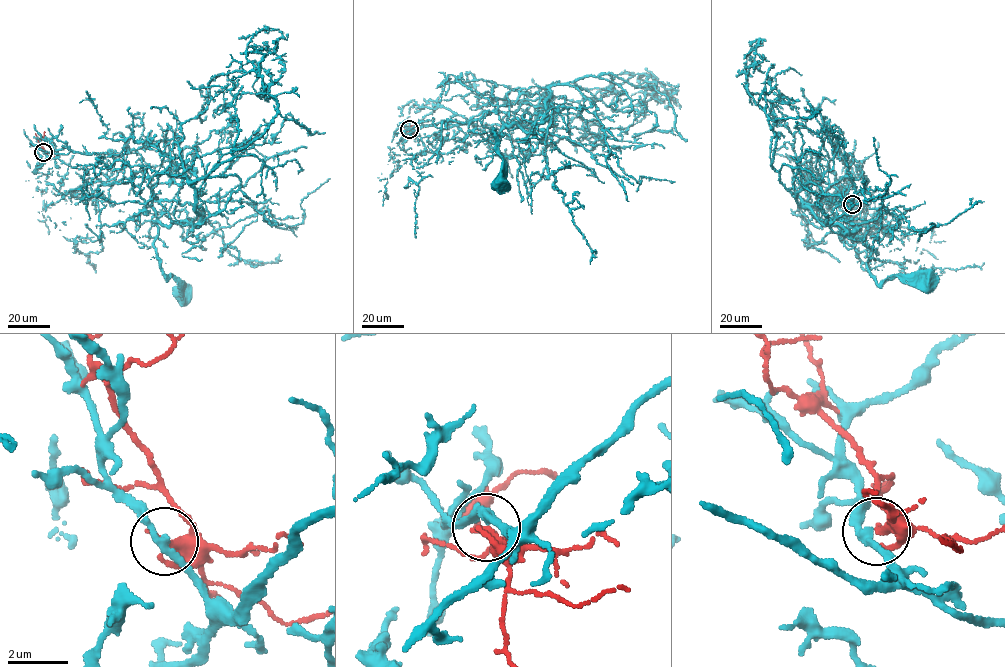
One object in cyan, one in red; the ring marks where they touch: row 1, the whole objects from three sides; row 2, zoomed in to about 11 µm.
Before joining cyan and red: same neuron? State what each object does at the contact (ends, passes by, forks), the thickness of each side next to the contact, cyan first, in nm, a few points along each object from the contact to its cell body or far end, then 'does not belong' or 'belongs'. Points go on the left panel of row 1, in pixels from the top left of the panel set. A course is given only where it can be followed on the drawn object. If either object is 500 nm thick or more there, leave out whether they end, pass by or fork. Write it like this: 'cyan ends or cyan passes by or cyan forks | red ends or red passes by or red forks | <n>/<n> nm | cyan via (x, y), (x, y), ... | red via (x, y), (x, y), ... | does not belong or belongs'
cyan passes by | red ends | 240/360 nm | cyan via (43, 152), (119, 157), (183, 137), (170, 152), (182, 187), (154, 242), (182, 296) | red via (43, 152), (40, 142), (44, 132) | does not belong

